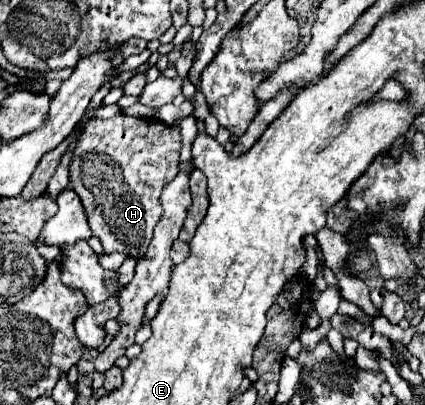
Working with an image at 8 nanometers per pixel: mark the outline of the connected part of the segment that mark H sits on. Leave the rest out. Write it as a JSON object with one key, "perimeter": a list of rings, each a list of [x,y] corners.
{"perimeter":[[[117,114],[113,118],[95,121],[92,133],[95,135],[95,150],[93,144],[85,144],[85,152],[73,152],[71,188],[81,198],[89,226],[103,242],[105,254],[125,252],[137,258],[145,254],[153,228],[163,214],[159,204],[161,190],[179,172],[181,136],[177,130],[155,118]]]}

